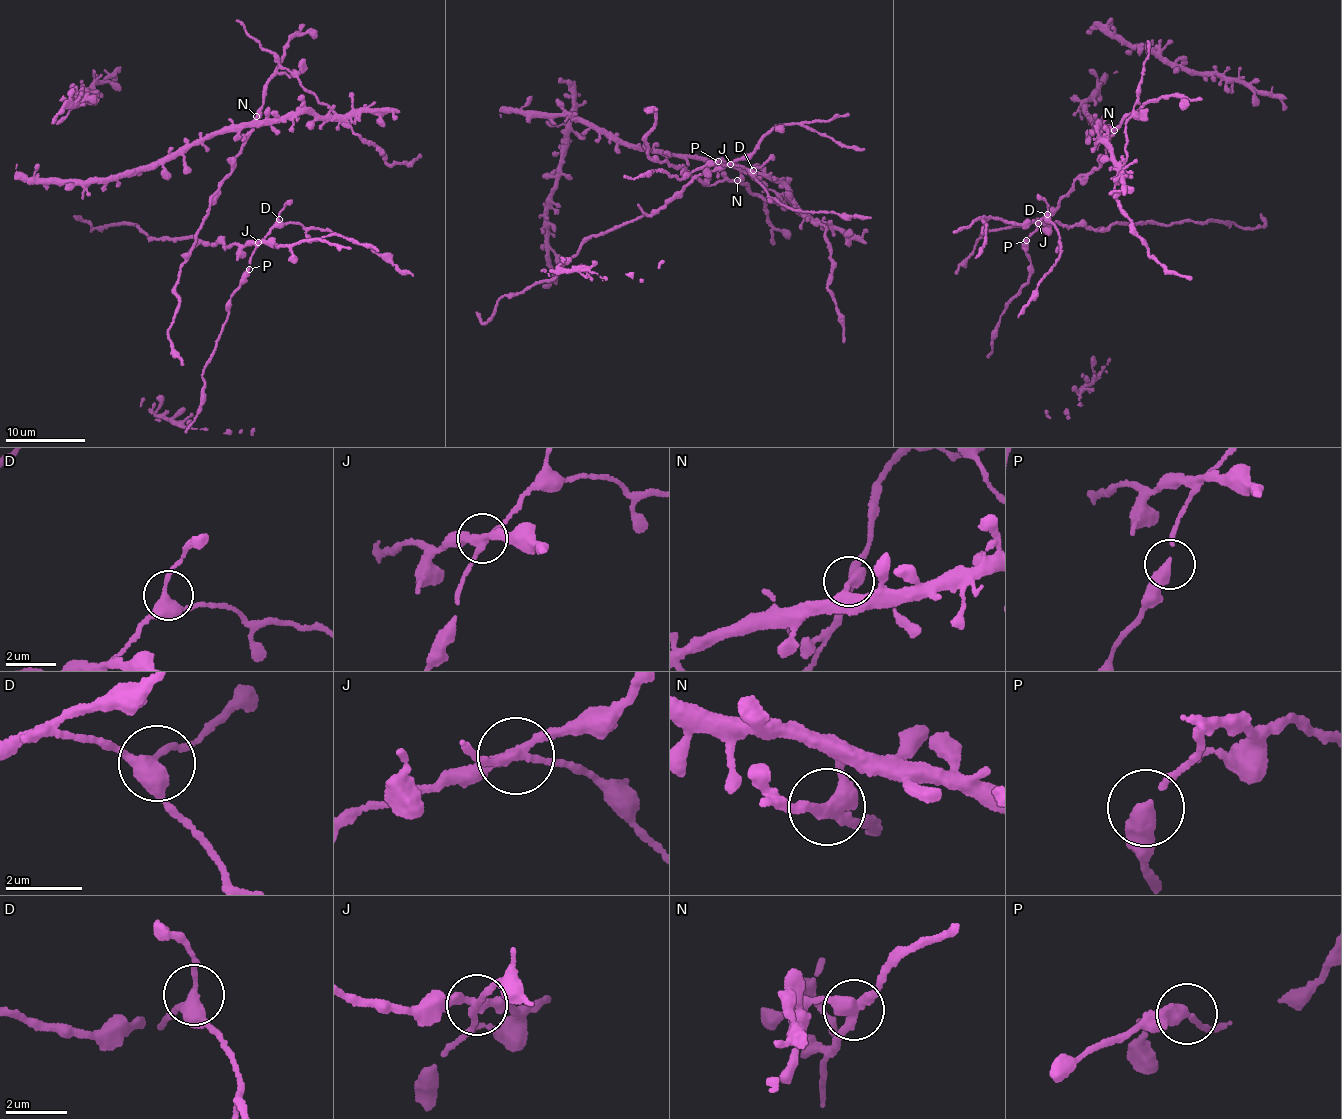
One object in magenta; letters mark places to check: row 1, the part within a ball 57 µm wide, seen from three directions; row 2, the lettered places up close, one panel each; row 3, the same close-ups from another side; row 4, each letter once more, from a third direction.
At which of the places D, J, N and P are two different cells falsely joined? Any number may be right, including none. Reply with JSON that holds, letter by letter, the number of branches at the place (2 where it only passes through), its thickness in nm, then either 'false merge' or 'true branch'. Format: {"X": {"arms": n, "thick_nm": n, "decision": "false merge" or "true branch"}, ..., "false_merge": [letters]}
{"D": {"arms": 3, "thick_nm": 320, "decision": "true branch"}, "J": {"arms": 4, "thick_nm": 240, "decision": "false merge"}, "N": {"arms": 3, "thick_nm": 360, "decision": "false merge"}, "P": {"arms": 2, "thick_nm": 320, "decision": "true branch"}, "false_merge": ["J", "N"]}

